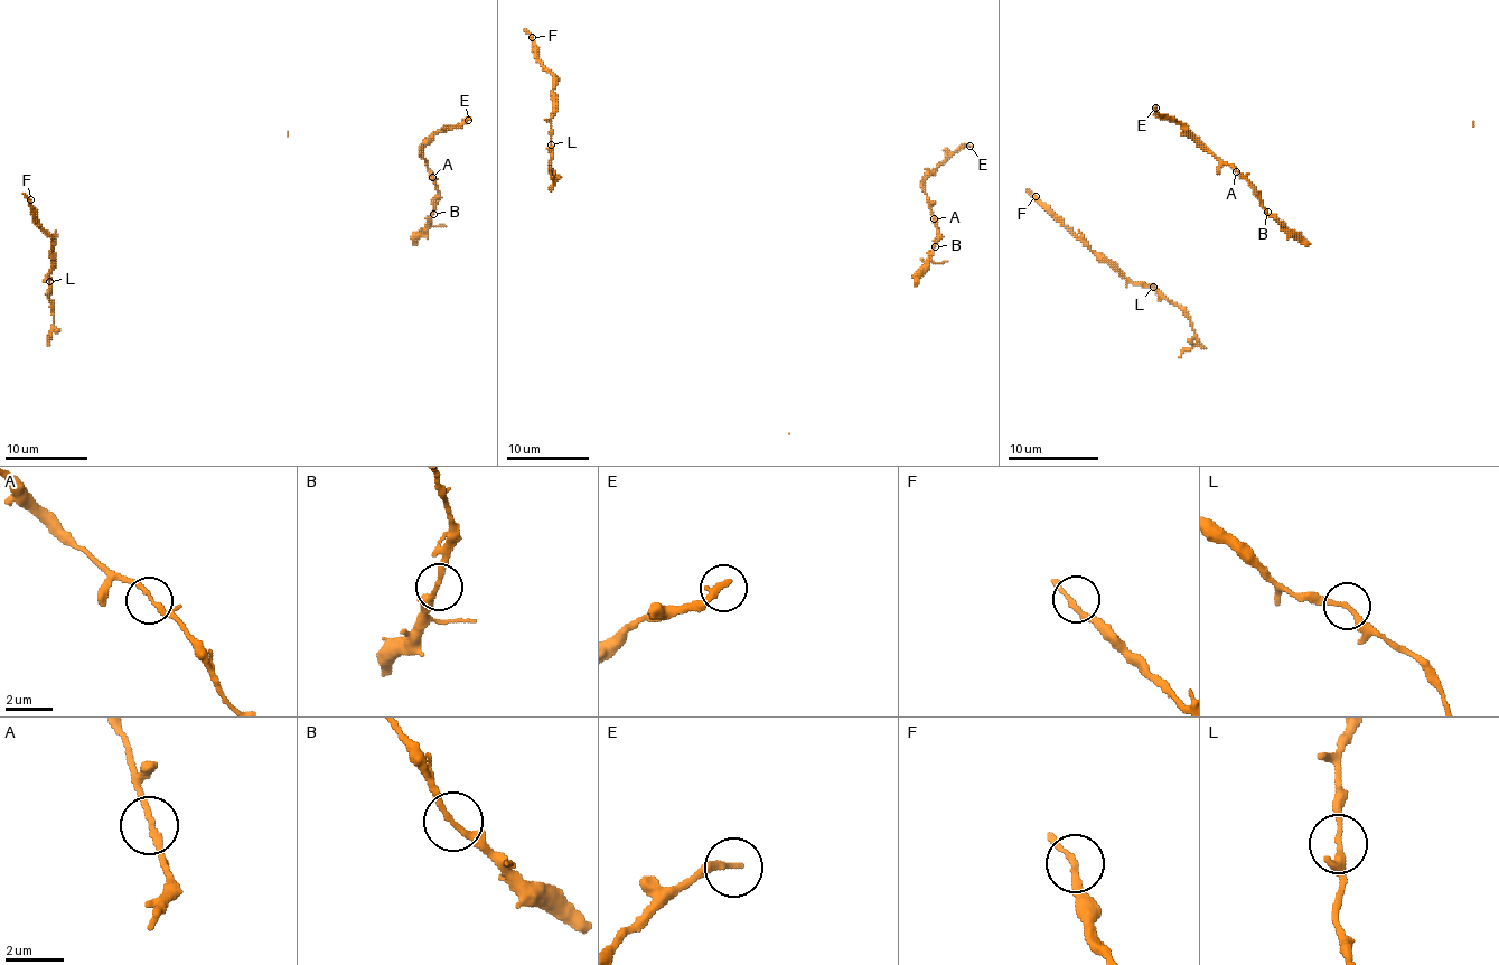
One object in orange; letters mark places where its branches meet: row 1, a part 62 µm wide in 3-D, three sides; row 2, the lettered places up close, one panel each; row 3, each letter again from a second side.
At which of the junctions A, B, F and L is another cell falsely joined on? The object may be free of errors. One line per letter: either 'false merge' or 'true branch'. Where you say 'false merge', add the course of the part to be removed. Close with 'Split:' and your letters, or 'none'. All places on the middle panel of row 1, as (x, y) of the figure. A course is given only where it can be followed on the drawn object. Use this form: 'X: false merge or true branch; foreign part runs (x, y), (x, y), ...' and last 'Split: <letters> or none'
A: true branch
B: true branch
F: true branch
L: true branch
Split: none

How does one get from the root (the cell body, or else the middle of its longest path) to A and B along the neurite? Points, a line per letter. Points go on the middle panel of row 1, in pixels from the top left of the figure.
A: (912, 275), (927, 261), (939, 236), (933, 218)
B: (912, 275), (935, 246)

